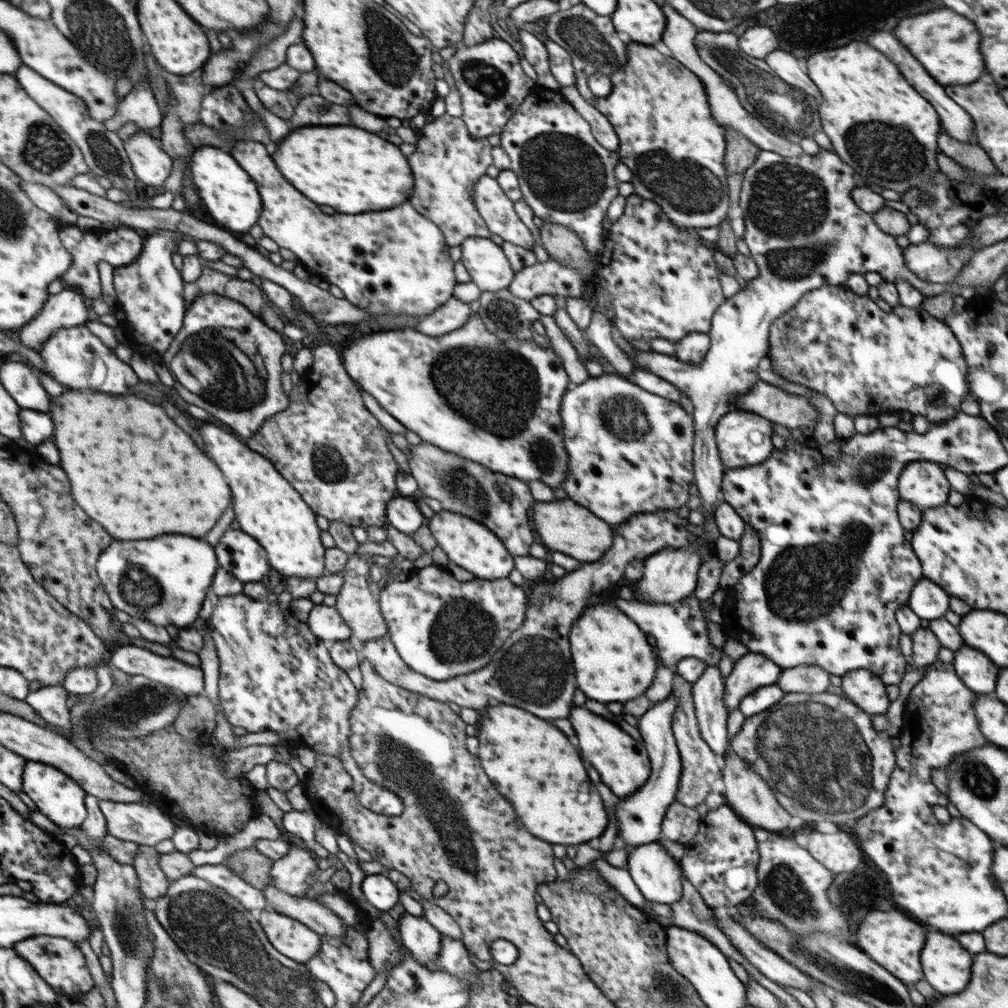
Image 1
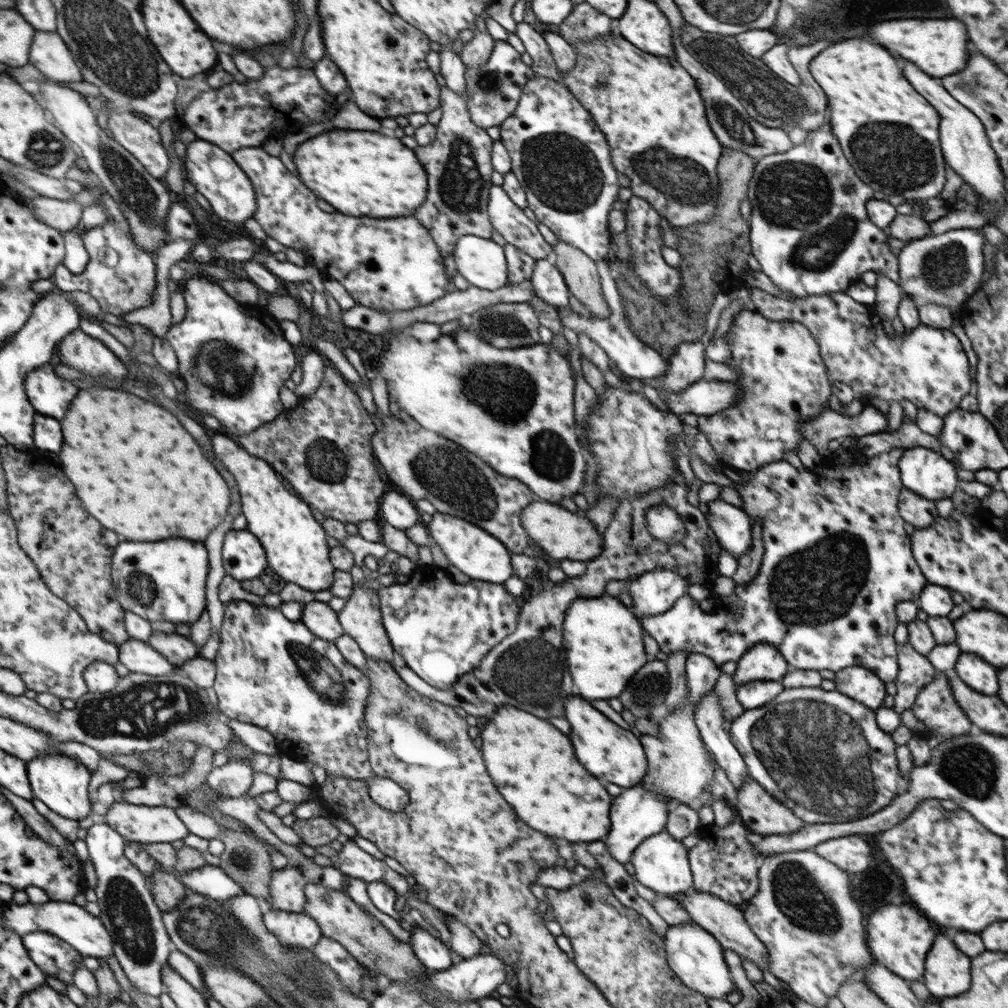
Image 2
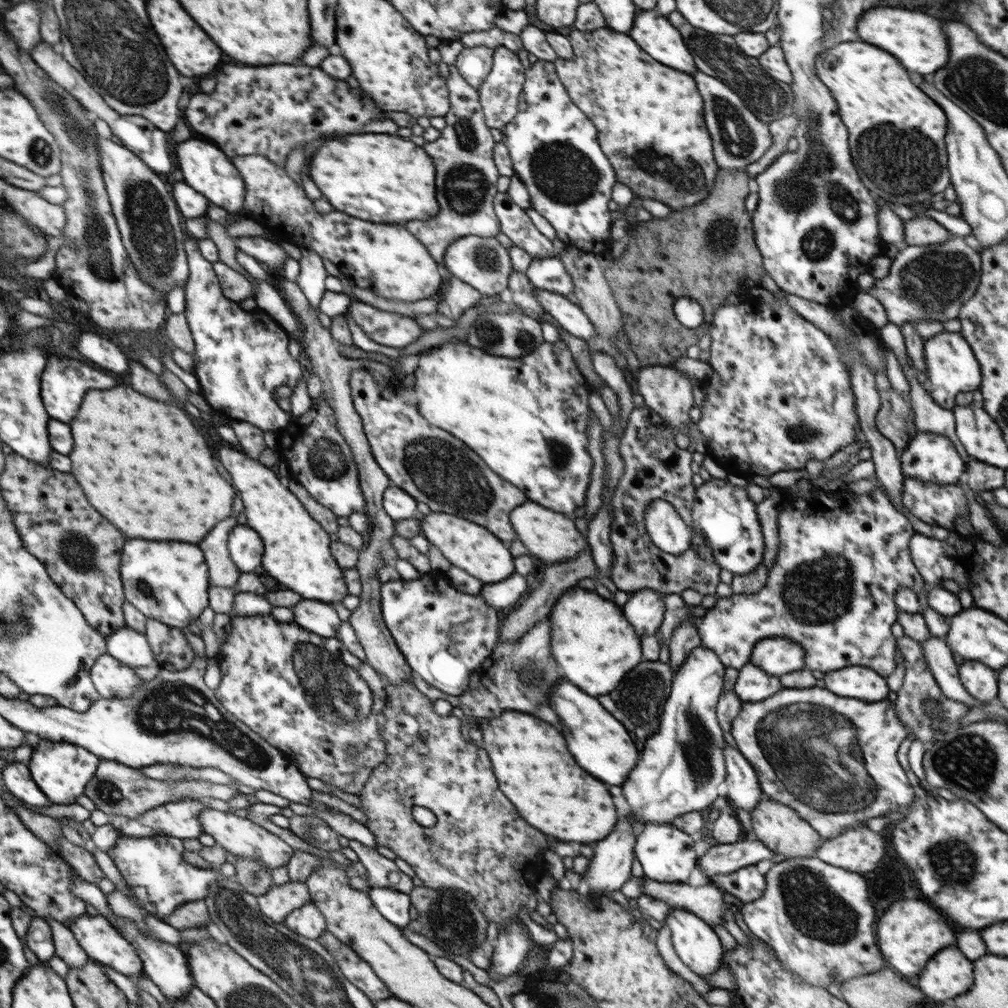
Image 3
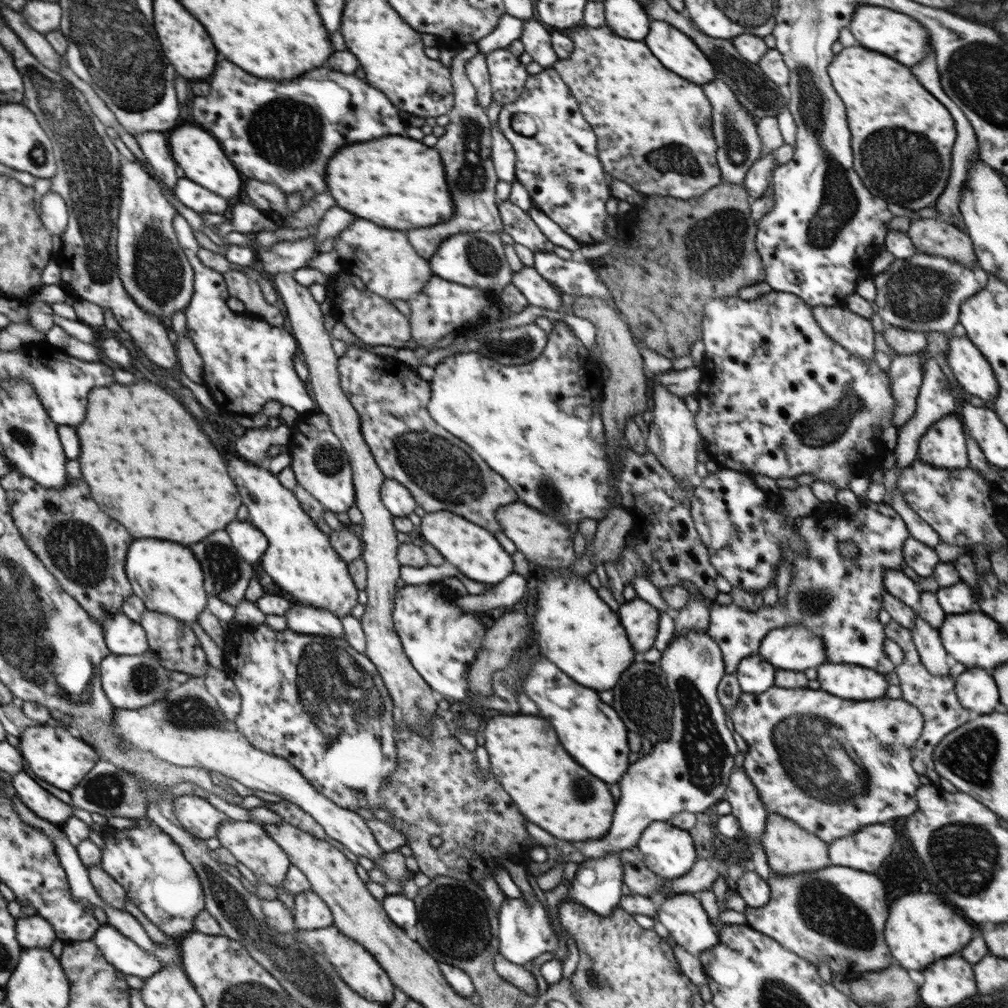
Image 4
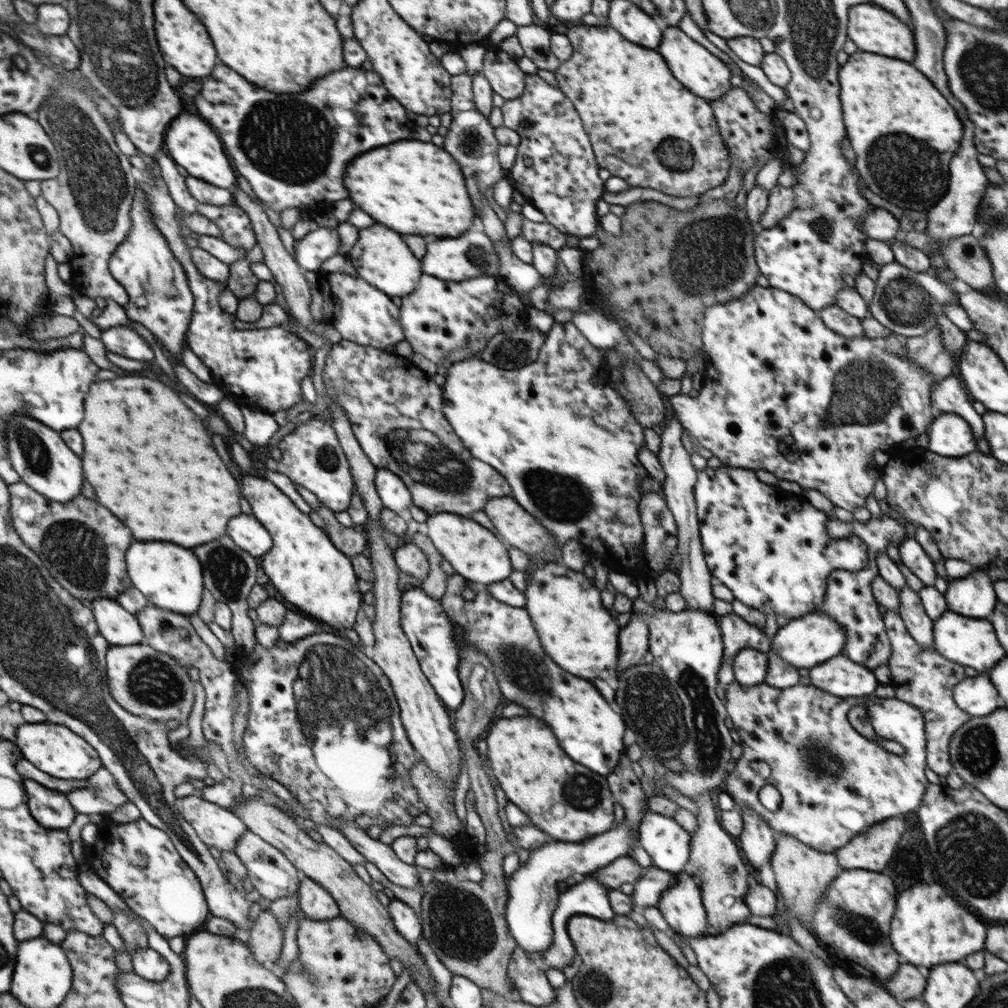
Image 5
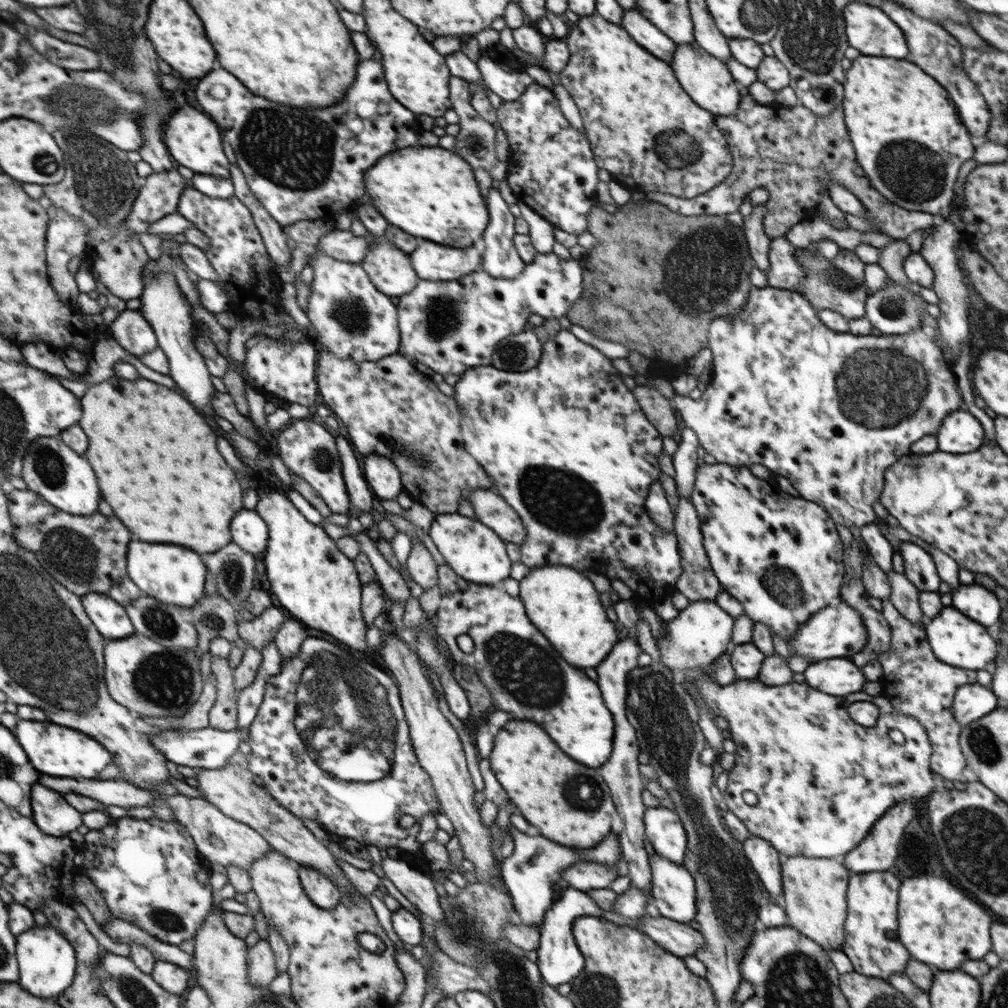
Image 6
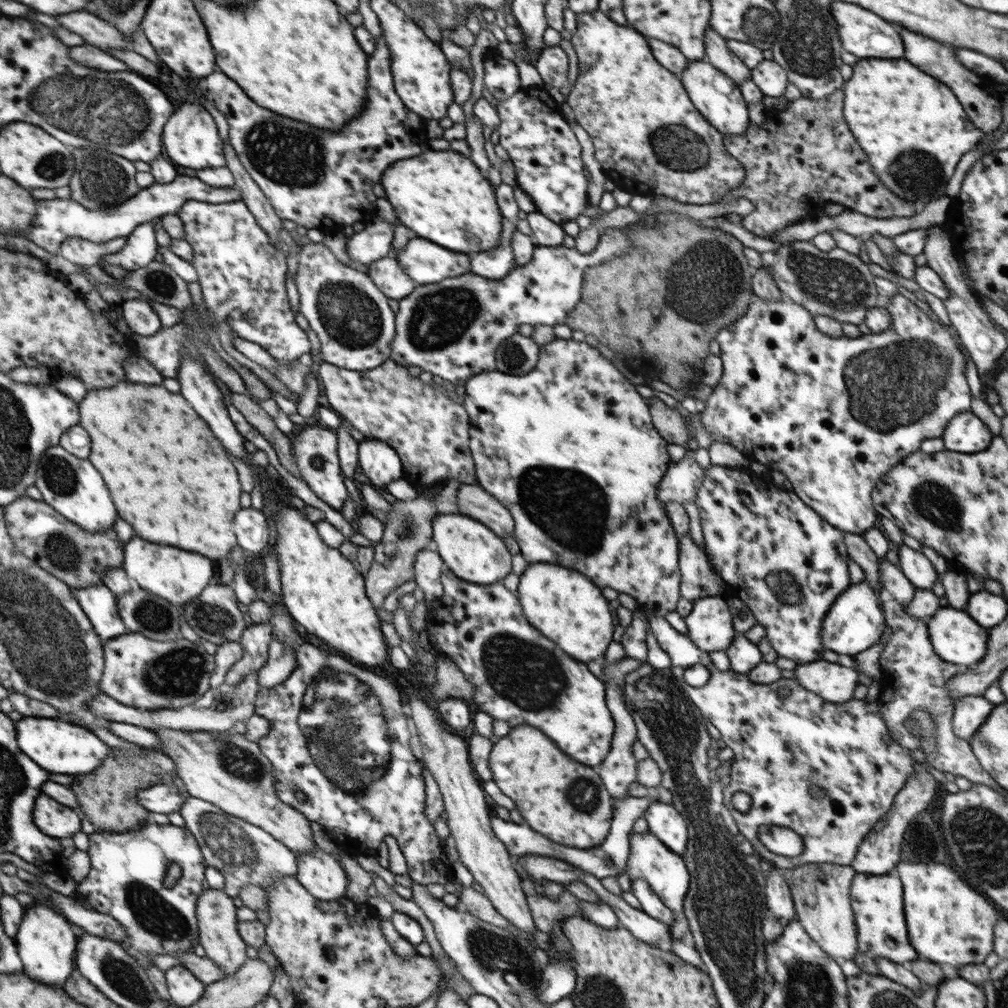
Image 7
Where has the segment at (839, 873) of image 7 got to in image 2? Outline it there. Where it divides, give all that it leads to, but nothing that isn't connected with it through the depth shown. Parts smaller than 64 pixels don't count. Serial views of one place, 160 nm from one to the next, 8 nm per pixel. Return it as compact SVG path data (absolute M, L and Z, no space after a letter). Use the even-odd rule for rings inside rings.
M747 778L743 786L737 788L734 811L750 832L761 834L763 838L796 833L805 826L790 808L776 800L752 778Z

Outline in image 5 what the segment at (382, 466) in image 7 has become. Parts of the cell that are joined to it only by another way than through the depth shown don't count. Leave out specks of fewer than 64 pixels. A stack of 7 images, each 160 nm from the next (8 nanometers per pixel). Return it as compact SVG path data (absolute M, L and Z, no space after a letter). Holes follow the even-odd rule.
M378 469L375 485L384 507L399 513L413 504L408 487L390 470Z

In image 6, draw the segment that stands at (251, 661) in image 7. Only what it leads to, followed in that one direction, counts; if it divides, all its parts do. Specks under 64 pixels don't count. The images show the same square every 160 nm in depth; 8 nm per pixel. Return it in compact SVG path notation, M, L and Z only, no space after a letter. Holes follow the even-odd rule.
M272 606L256 616L254 620L244 621L240 619L237 623L239 638L249 642L261 653L264 646L273 642L281 624L287 619L283 611Z

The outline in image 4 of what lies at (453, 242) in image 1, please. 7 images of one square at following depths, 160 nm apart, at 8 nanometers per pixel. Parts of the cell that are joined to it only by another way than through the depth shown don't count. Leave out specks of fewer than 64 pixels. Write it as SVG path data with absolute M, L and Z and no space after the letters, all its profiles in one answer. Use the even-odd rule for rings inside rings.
M468 43L453 58L449 67L451 70L451 83L453 84L454 104L452 110L447 114L450 122L445 127L446 133L436 145L436 150L442 156L448 186L452 190L454 204L458 206L454 210L454 216L450 224L438 224L432 228L420 228L410 230L408 240L414 250L425 259L428 259L438 250L440 238L448 238L455 234L482 231L485 233L500 232L503 222L499 213L498 198L496 196L496 185L499 181L497 172L491 159L492 136L491 123L488 120L486 108L479 105L474 85L470 82L465 71L466 62L479 53L477 43Z

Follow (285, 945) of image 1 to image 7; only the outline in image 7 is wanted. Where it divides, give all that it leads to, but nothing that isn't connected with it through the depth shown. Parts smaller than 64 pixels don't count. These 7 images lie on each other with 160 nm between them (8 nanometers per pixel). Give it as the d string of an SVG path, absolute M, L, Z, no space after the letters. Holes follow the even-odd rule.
M316 847L312 854L297 854L296 879L314 898L324 902L345 896L349 880L336 858Z

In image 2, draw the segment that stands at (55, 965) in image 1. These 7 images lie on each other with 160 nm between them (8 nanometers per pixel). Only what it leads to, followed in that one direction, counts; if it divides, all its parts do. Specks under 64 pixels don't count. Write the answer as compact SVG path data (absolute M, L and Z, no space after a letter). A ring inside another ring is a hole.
M44 931L25 934L23 941L40 970L48 972L64 984L73 984L74 971L83 963L84 957L71 943Z

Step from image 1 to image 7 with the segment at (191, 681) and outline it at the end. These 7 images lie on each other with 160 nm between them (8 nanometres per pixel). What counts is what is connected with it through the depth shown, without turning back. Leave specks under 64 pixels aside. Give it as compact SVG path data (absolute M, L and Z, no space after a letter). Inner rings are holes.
M103 582L75 589L74 594L102 638L113 639L127 632L119 611L118 597Z

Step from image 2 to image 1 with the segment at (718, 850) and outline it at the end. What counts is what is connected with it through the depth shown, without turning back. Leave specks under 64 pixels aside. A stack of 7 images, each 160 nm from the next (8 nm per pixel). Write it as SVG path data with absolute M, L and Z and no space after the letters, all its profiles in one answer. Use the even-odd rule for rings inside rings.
M728 804L708 811L699 821L694 846L686 846L686 854L679 860L682 876L702 895L709 907L736 906L749 902L758 887L757 866L760 854L754 828L743 822Z

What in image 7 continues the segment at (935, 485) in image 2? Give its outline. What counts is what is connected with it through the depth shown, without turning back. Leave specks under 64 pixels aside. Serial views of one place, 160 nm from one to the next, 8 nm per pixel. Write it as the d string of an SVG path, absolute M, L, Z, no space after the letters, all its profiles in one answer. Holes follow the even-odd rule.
M967 411L949 420L941 439L946 450L972 454L986 449L993 437L981 419Z

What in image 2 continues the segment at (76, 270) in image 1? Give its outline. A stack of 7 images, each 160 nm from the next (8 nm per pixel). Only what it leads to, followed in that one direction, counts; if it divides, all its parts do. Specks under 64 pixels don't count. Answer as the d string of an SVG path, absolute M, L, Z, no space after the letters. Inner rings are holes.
M86 187L99 198L96 205L107 209L109 219L101 225L96 225L88 232L82 234L82 243L89 254L86 268L80 274L70 272L66 266L60 264L52 278L56 291L88 292L96 298L100 304L100 317L105 314L123 317L128 312L150 306L154 300L156 288L156 264L154 256L144 252L134 241L131 235L131 227L122 214L118 204L102 187Z

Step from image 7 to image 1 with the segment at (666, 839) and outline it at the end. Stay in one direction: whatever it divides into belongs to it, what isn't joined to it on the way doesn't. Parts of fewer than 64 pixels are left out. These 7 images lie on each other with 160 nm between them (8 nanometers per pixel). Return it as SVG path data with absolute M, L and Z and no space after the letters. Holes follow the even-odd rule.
M656 841L636 847L626 869L645 899L671 905L683 895L686 881L681 865Z

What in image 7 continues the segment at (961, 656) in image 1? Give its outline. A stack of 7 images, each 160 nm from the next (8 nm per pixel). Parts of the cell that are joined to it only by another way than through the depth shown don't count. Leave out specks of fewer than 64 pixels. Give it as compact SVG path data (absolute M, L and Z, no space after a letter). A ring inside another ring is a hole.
M971 694L956 700L952 719L954 734L962 740L970 741L973 734L984 724L994 706L985 697Z

